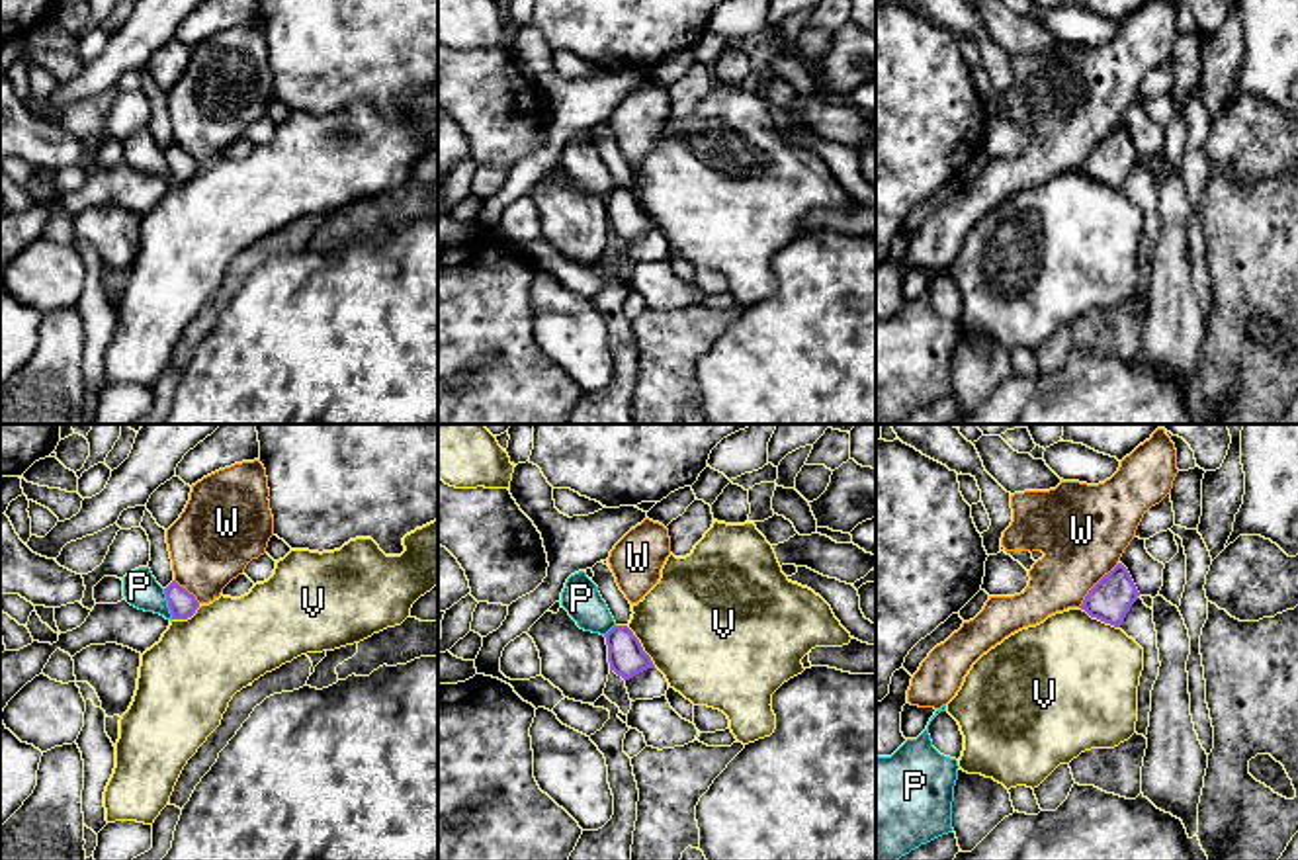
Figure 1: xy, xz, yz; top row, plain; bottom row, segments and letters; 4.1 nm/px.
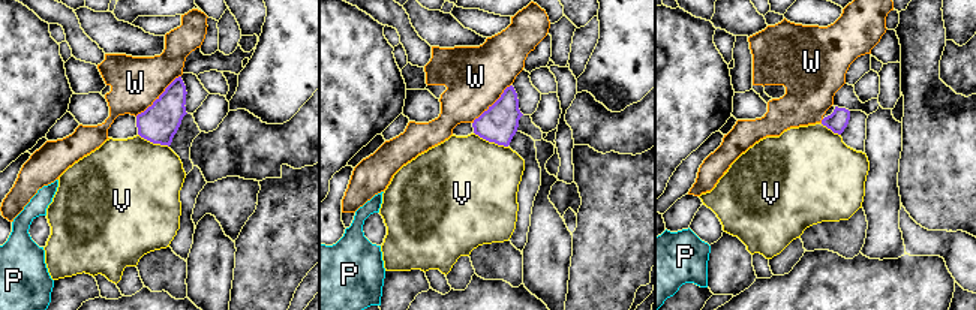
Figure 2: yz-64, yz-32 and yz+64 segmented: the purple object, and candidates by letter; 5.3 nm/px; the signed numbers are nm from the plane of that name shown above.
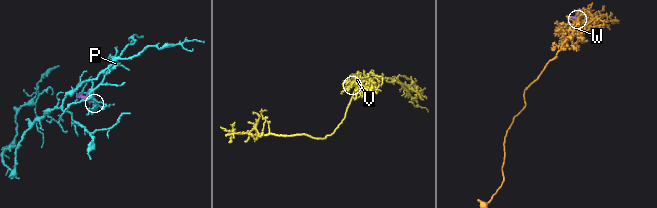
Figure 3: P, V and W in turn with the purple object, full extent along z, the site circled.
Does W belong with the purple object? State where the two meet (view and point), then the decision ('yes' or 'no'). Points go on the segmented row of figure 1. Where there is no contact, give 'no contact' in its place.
yz (1095, 585) | yes

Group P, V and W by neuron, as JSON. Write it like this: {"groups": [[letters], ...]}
{"groups": [["P"], ["V"], ["W"]]}

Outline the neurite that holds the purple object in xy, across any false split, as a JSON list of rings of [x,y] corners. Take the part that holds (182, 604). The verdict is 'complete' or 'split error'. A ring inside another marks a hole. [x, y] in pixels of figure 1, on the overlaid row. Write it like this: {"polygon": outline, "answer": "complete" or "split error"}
{"polygon": [[[260,459],[235,463],[192,485],[184,512],[166,530],[174,580],[164,588],[164,594],[172,620],[192,618],[201,604],[219,598],[252,559],[266,553],[274,536],[268,496],[268,477]]], "answer": "split error"}

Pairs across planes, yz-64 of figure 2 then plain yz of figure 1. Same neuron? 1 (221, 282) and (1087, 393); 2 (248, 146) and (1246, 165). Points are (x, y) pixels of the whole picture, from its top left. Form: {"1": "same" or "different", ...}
{"1": "different", "2": "same"}

